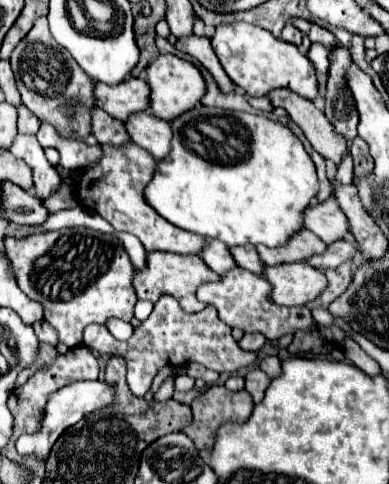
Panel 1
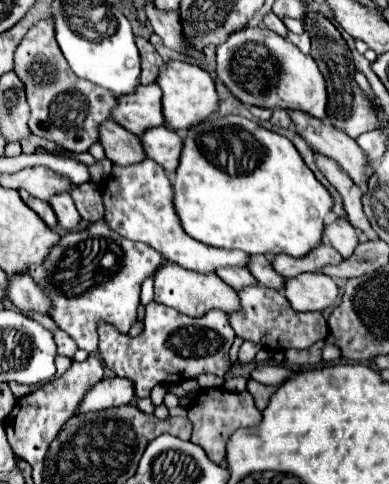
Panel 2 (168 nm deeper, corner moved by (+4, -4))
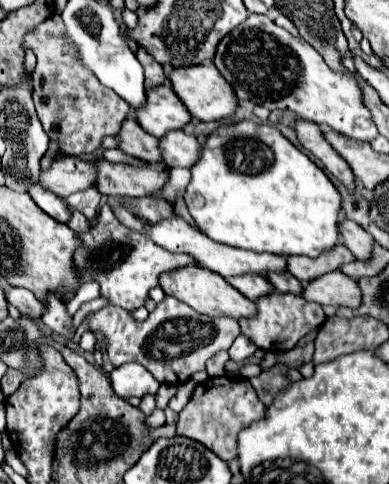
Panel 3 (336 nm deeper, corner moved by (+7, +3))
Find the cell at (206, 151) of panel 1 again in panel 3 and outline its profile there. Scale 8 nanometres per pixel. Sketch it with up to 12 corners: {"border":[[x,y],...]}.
{"border":[[220,125],[186,207],[212,241],[318,257],[340,193],[274,125]]}

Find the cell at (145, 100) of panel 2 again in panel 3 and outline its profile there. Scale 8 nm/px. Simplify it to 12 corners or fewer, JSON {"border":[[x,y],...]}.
{"border":[[168,83],[146,89],[136,121],[154,137],[182,129],[190,113]]}

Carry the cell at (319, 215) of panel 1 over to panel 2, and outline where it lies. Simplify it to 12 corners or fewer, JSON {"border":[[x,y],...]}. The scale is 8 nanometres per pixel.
{"border":[[337,218],[325,226],[323,242],[343,258],[351,256],[359,244],[357,230]]}

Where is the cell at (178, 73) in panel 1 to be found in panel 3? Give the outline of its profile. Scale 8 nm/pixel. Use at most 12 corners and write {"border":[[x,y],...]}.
{"border":[[214,65],[172,69],[194,119],[230,117],[238,103]]}

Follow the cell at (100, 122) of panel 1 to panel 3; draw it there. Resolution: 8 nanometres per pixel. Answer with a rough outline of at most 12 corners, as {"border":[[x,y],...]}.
{"border":[[134,113],[124,119],[118,149],[148,163],[160,161],[158,139]]}

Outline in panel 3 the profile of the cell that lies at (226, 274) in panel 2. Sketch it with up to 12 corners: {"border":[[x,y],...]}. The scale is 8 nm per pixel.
{"border":[[246,273],[226,279],[244,297],[256,301],[274,287],[262,275]]}

